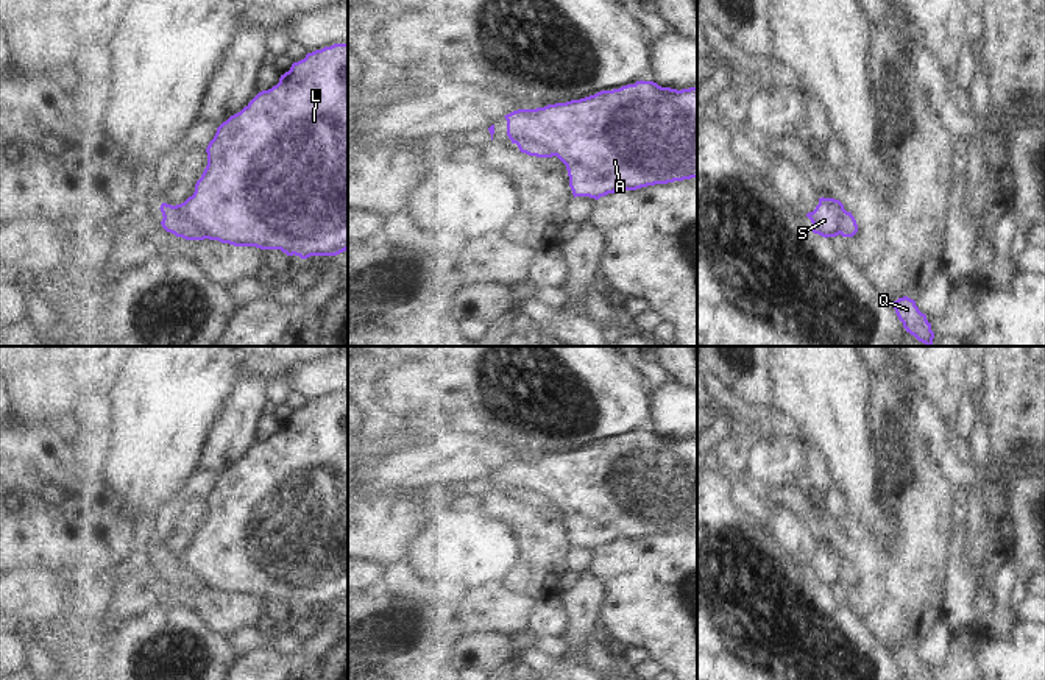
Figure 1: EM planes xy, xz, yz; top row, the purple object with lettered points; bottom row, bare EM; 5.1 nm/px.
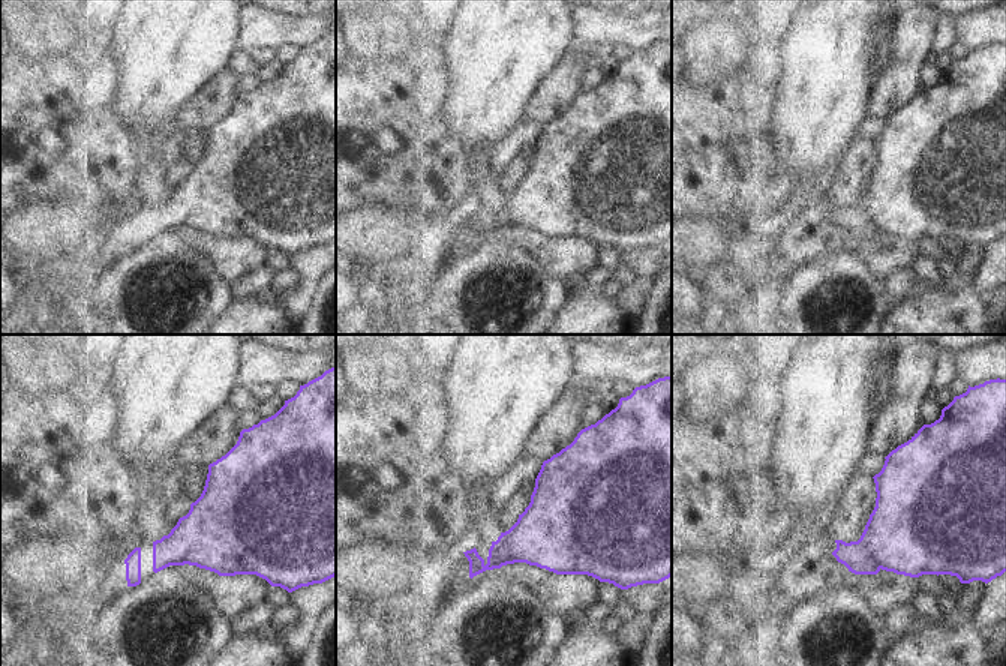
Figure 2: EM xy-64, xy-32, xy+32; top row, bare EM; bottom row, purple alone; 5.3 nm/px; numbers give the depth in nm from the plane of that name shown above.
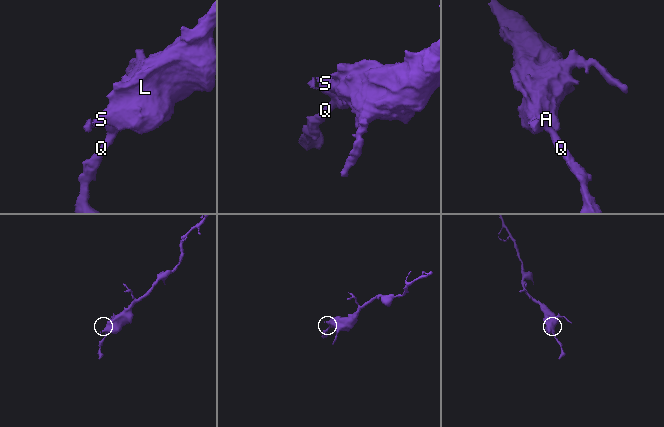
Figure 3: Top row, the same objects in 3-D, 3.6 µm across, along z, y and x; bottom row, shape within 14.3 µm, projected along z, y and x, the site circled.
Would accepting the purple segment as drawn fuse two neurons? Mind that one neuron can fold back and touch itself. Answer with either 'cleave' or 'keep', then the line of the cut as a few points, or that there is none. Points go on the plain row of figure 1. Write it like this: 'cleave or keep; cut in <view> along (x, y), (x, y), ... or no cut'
cleave; cut in xy along (170, 574), (177, 568), (186, 568), (208, 587)

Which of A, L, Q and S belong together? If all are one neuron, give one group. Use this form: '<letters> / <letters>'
A L S / Q

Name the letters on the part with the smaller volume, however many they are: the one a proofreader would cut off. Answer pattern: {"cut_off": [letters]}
{"cut_off": ["Q"]}

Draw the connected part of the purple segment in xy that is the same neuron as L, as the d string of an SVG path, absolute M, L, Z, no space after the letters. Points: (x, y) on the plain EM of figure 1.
M334 393L307 402L304 409L293 412L290 420L281 424L279 432L268 440L259 441L240 462L223 471L209 491L207 515L195 533L195 541L184 552L161 554L162 577L172 582L176 568L184 568L201 579L209 590L218 590L234 596L256 596L260 599L281 599L287 605L337 605L348 599L348 393Z

